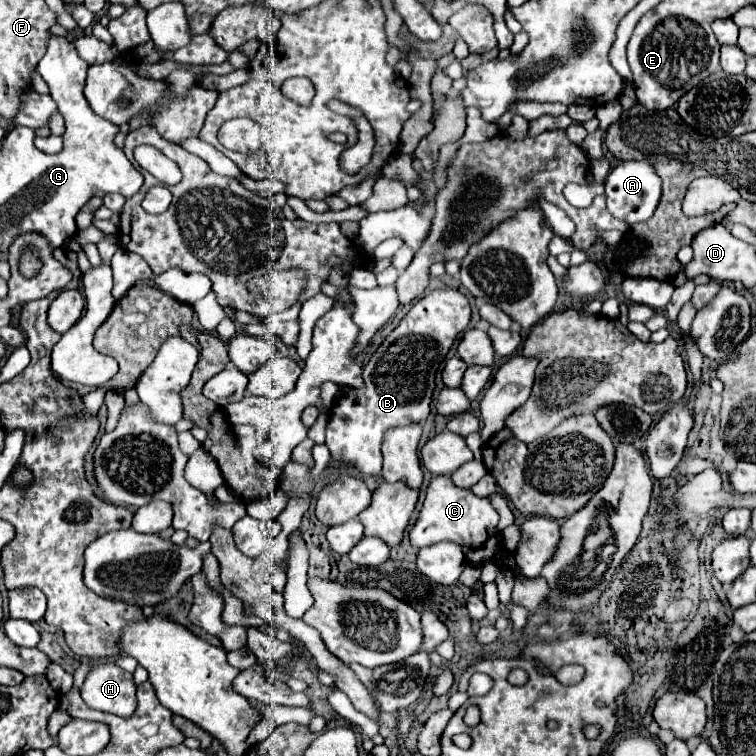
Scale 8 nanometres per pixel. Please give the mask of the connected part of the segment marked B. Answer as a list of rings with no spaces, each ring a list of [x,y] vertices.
[[[452,288],[432,290],[420,298],[402,318],[398,328],[386,336],[382,346],[364,366],[366,388],[344,388],[326,426],[326,446],[340,468],[356,468],[360,474],[380,474],[380,444],[388,428],[410,422],[424,422],[430,414],[434,376],[444,362],[456,336],[470,322],[468,298]]]

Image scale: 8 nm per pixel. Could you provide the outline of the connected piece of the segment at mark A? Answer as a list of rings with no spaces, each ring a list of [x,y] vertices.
[[[622,162],[616,168],[612,168],[612,172],[606,178],[606,206],[608,212],[618,218],[624,220],[626,224],[638,224],[644,220],[650,220],[650,216],[654,214],[656,206],[660,200],[660,178],[654,172],[654,168],[650,168],[650,164],[644,162]]]

